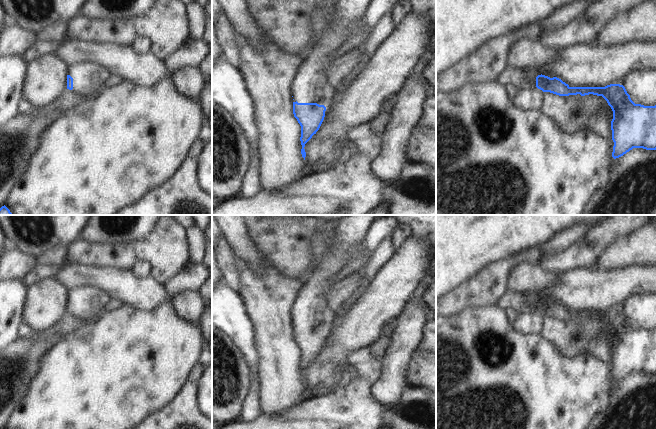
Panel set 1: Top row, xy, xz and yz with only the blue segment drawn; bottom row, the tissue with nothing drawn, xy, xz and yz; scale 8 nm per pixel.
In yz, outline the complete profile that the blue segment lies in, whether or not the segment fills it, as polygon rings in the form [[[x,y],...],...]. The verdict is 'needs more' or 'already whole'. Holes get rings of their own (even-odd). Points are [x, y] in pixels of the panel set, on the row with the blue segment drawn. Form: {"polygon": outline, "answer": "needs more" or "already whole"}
{"polygon": [[[542,67],[528,68],[529,85],[559,96],[593,94],[602,96],[613,111],[611,121],[612,157],[619,158],[633,148],[656,150],[656,105],[635,104],[625,87],[610,84],[605,87],[570,87],[557,77],[542,74]]], "answer": "needs more"}

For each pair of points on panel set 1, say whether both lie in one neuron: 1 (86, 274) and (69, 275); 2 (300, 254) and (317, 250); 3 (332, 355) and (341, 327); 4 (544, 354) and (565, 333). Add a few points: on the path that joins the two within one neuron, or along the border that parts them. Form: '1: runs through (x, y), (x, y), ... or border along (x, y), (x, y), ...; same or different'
1: runs through (82, 275), (73, 275); same
2: border along (316, 229), (311, 240), (311, 269), (309, 271); different
3: runs through (335, 348), (341, 340), (341, 334); same
4: border along (541, 334), (553, 342), (567, 356), (576, 355); different

